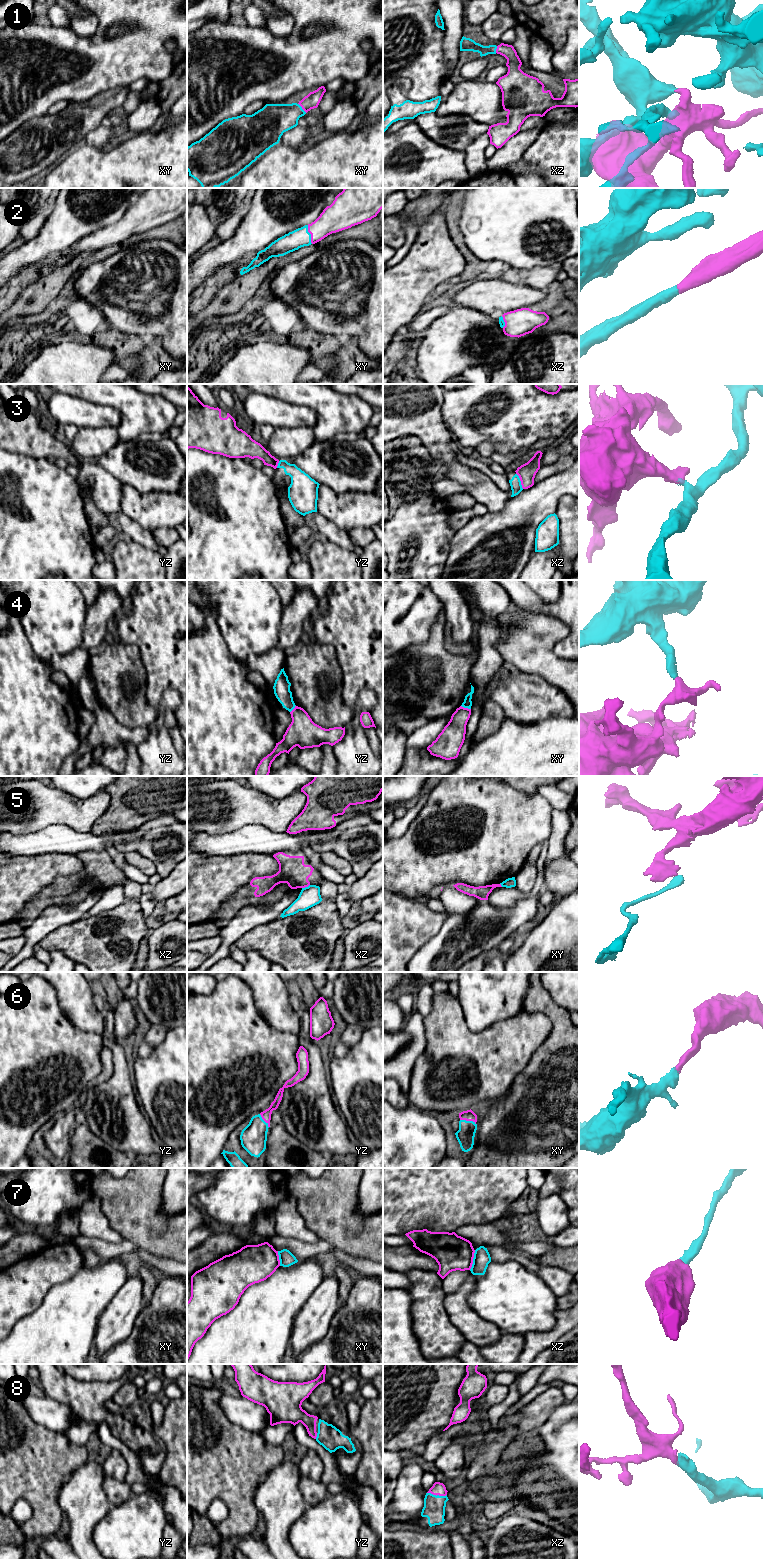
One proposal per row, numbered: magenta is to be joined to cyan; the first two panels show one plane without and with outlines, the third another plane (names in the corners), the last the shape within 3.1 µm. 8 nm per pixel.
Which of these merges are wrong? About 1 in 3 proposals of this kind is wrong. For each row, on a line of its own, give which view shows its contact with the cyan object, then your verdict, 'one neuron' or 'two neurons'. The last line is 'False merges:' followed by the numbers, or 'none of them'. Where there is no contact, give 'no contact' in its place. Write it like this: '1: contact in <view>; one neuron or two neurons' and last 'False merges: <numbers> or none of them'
1: contact in xy; one neuron
2: contact in xy; one neuron
3: contact in xz; two neurons
4: contact in xy; one neuron
5: contact in xz; two neurons
6: contact in xy; one neuron
7: contact in xz; two neurons
8: contact in xz; one neuron
False merges: 3, 5, 7

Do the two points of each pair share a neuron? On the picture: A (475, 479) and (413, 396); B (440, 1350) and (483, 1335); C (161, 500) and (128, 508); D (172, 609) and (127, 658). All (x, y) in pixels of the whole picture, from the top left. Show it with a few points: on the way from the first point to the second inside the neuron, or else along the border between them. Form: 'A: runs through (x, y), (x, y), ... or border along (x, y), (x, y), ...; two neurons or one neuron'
A: runs through (453, 463), (440, 450), (435, 436), (422, 418); one neuron
B: border along (451, 1321), (466, 1340); two neurons
C: runs through (153, 508), (136, 508); one neuron
D: border along (120, 641), (137, 647), (145, 668); two neurons

